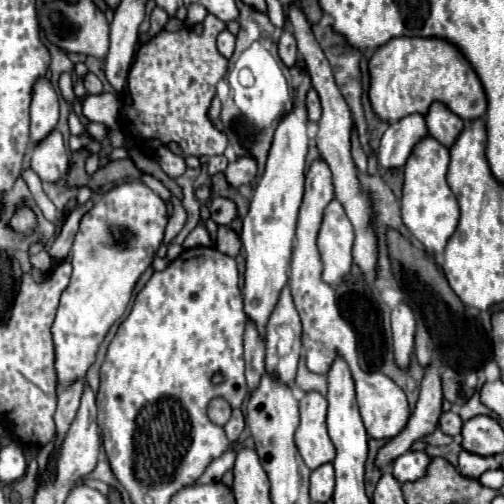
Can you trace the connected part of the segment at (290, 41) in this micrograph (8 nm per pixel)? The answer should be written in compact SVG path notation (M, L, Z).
M288 30L282 32L282 38L280 38L280 42L278 42L278 56L282 58L282 62L284 62L286 68L296 66L296 58L298 58L296 40L294 40L294 36L292 36Z

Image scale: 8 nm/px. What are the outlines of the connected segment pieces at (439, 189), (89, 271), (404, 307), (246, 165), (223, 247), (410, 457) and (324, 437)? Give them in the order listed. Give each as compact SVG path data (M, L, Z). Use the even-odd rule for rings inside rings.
M432 136L420 140L404 166L404 194L402 194L402 222L410 234L422 242L426 252L442 254L448 240L458 226L458 202L452 194L446 172L448 172L450 152Z
M126 182L112 188L82 218L80 230L72 246L72 268L74 268L72 278L60 298L56 320L52 324L52 336L56 346L56 370L60 384L66 386L76 378L86 376L86 370L94 362L96 350L104 340L108 328L124 314L138 278L144 274L146 268L150 268L156 250L162 244L166 222L168 222L166 202L144 182Z
M398 304L392 310L392 340L394 340L394 362L400 370L410 368L410 356L414 352L416 320L408 304Z
M238 158L236 162L228 164L226 168L226 180L238 188L242 184L252 184L256 174L258 174L258 166L256 166L256 160L254 158Z
M218 226L218 232L216 232L216 248L222 254L236 256L240 252L240 248L242 248L242 242L240 242L238 232L232 230L230 226Z
M406 452L392 462L392 476L400 484L418 480L424 476L428 462L430 462L430 458L426 456L426 452Z
M306 392L300 400L300 424L294 434L294 442L306 466L316 470L318 466L334 460L334 444L326 432L326 398L318 392Z

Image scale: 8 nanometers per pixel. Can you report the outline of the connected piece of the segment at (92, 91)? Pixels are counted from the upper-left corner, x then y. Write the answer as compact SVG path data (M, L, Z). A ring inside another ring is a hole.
M86 74L86 78L84 78L84 86L86 86L86 92L90 94L90 96L96 96L96 94L102 94L102 82L100 82L100 78L98 76L94 76L94 74Z

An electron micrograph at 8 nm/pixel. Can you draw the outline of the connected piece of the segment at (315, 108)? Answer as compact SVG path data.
M310 88L306 94L306 112L308 112L308 118L312 122L318 122L322 110L320 110L320 100L318 100L318 94L314 88Z

